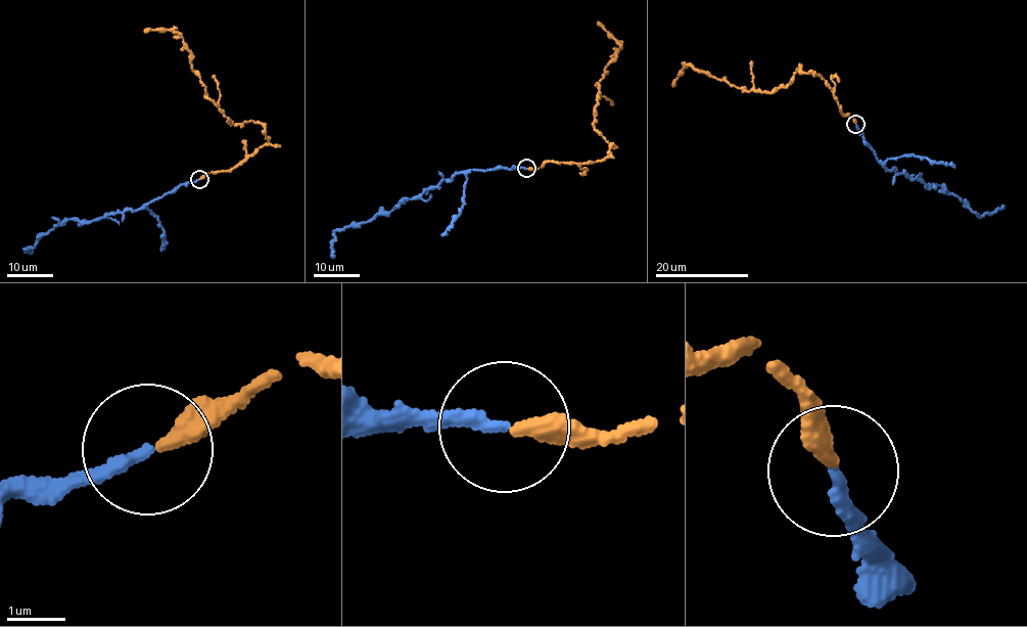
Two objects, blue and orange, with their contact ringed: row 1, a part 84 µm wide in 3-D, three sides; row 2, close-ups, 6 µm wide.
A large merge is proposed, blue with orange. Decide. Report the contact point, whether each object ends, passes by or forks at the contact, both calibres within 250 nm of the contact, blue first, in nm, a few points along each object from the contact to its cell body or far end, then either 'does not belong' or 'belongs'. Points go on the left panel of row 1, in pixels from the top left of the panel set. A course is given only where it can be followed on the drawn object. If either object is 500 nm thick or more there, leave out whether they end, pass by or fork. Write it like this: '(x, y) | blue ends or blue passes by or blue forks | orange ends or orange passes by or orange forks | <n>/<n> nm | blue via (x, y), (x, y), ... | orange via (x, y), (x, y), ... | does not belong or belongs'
(199, 179) | blue ends | orange ends | 220/360 nm | blue via (198, 179), (132, 212), (81, 222), (62, 221), (38, 234), (34, 247), (26, 249), (30, 251) | orange via (199, 179), (241, 165), (268, 144), (264, 126), (228, 120), (192, 71), (182, 37), (157, 28), (144, 32) | belongs

